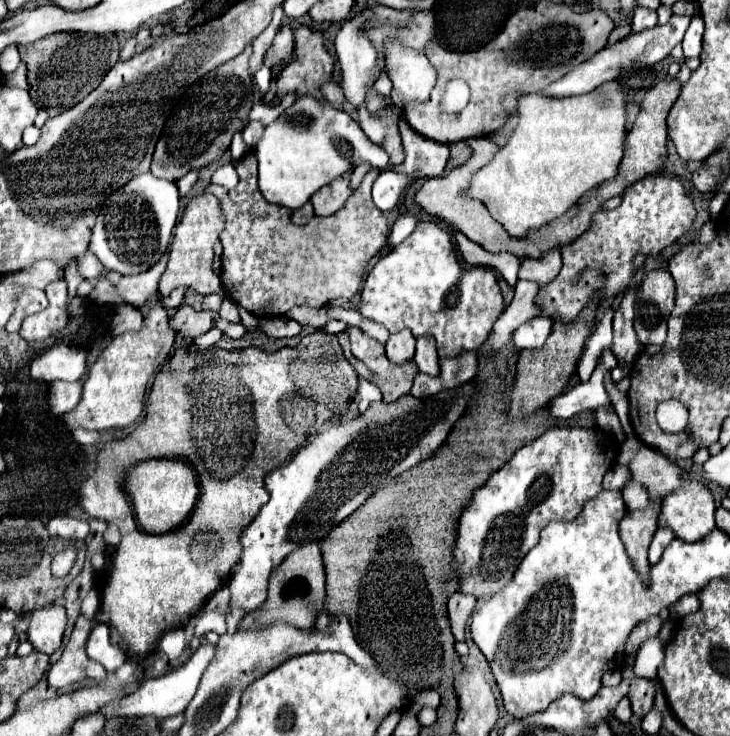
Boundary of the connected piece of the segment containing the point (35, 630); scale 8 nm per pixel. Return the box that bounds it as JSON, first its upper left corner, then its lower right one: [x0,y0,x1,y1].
[28,605,66,653]

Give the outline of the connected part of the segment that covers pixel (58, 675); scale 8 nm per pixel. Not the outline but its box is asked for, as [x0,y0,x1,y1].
[48,615,106,687]

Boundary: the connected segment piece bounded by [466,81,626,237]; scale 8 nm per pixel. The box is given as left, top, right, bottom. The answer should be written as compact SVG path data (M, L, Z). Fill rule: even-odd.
M612 81L612 83L604 83L600 87L596 87L592 93L586 93L586 95L576 95L576 97L564 97L564 99L552 99L552 97L544 97L542 93L528 93L520 99L518 103L518 117L520 117L520 123L516 127L516 131L512 133L510 141L502 147L500 153L496 153L496 157L492 159L490 165L486 165L484 169L478 169L474 175L472 175L472 181L470 181L470 187L466 189L472 197L484 201L484 205L488 205L490 213L494 219L498 219L504 229L508 233L512 233L514 237L526 237L530 231L534 229L540 229L542 225L562 217L588 189L604 183L604 181L610 181L612 177L616 177L618 173L618 163L622 159L622 151L624 151L624 145L626 145L626 99L624 99L624 85L618 83L618 81Z

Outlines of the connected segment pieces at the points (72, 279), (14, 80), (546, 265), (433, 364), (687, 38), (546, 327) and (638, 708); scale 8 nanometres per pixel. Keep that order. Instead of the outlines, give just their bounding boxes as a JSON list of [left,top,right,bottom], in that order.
[[64,260,83,315],[4,63,28,89],[520,249,562,285],[414,337,438,377],[682,15,704,57],[514,317,552,349],[628,678,654,719]]

